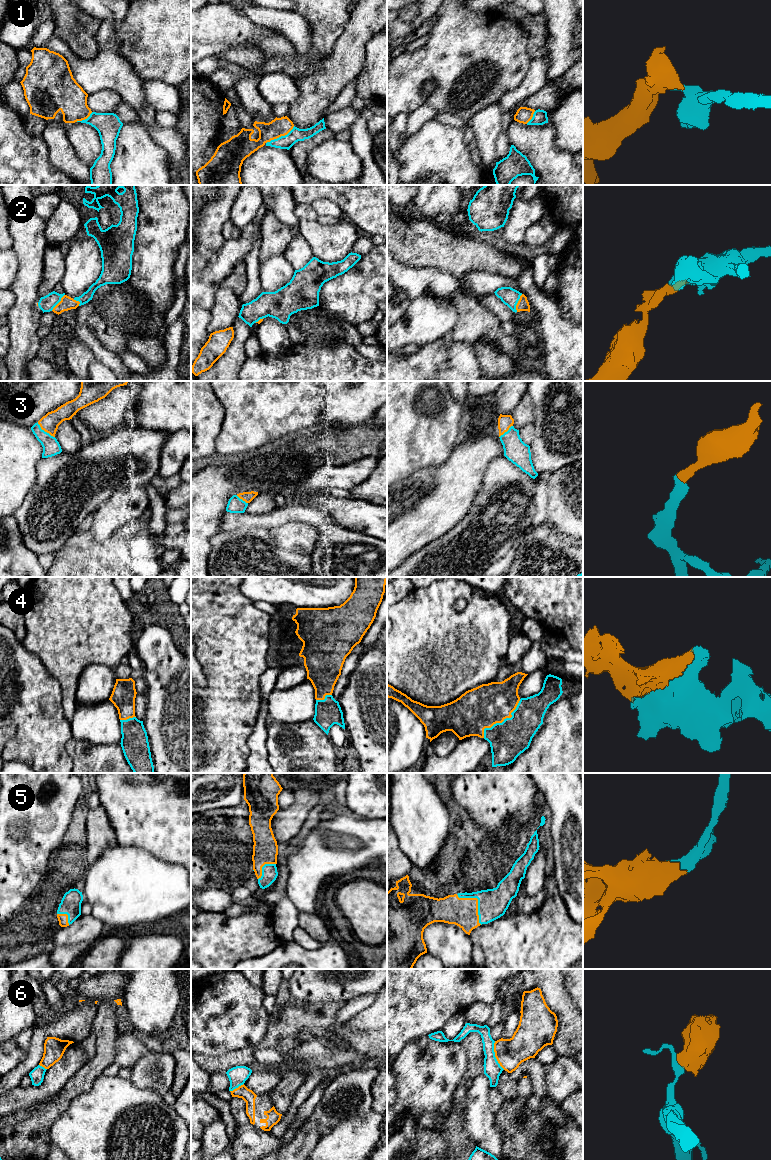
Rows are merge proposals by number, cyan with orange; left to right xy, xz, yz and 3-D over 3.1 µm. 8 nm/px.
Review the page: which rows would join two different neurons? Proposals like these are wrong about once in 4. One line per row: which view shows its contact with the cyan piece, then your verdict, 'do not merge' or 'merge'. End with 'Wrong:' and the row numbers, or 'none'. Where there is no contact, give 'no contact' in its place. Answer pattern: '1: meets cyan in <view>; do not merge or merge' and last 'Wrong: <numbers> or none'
1: meets cyan in xz; merge
2: meets cyan in yz; merge
3: meets cyan in xy; merge
4: meets cyan in yz; merge
5: meets cyan in yz; merge
6: meets cyan in yz; do not merge
Wrong: 6

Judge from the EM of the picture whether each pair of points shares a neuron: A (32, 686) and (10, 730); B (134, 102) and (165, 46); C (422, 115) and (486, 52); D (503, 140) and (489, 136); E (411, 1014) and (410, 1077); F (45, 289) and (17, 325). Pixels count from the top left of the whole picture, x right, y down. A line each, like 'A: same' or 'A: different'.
A: different
B: different
C: different
D: different
E: different
F: different

